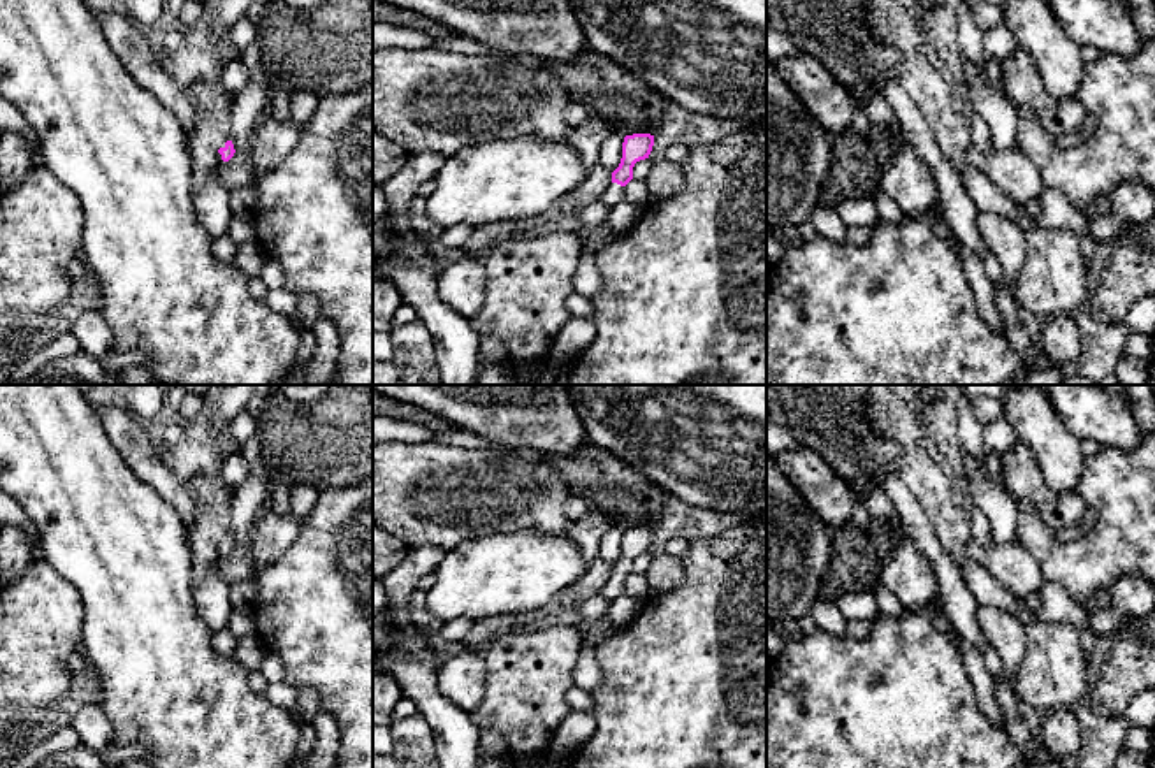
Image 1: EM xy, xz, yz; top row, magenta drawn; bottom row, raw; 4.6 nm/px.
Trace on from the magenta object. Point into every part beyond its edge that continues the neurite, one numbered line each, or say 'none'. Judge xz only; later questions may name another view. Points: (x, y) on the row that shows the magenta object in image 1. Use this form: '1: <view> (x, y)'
1: xz (616, 192)

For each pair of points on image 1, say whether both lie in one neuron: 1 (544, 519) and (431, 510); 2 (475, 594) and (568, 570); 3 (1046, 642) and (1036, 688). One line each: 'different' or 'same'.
1: same
2: same
3: same

